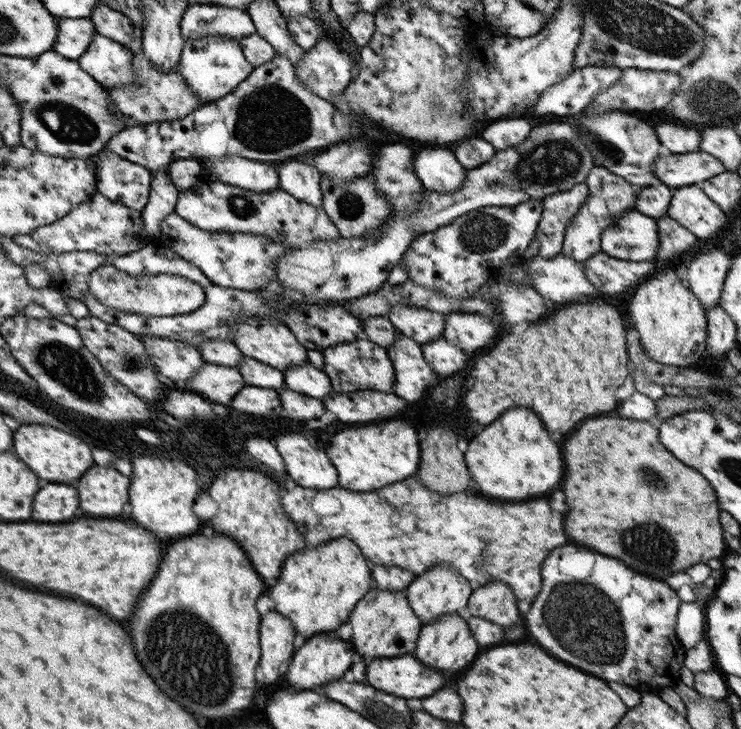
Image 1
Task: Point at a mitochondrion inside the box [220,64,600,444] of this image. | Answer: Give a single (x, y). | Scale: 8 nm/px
(271, 111)

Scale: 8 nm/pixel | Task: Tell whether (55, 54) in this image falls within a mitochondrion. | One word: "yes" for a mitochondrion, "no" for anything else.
no

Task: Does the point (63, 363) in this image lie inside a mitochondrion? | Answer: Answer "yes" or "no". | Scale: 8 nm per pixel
yes

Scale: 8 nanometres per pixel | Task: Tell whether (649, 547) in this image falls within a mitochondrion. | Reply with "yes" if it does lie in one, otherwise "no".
yes

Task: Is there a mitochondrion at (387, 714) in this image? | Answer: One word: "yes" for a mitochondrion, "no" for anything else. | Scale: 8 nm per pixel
yes

